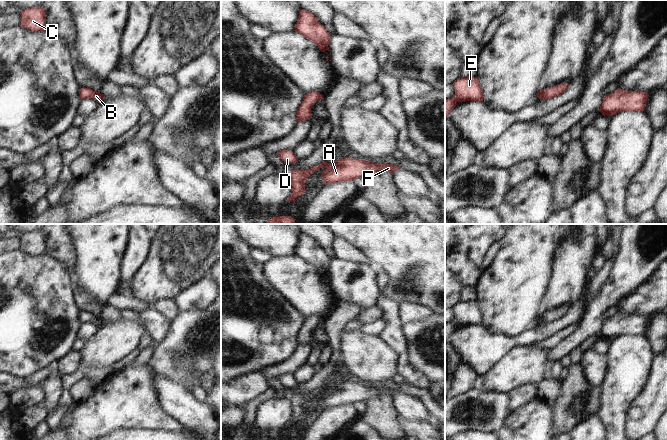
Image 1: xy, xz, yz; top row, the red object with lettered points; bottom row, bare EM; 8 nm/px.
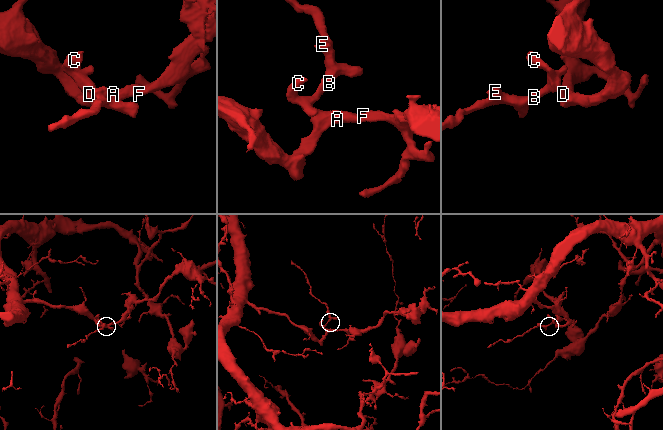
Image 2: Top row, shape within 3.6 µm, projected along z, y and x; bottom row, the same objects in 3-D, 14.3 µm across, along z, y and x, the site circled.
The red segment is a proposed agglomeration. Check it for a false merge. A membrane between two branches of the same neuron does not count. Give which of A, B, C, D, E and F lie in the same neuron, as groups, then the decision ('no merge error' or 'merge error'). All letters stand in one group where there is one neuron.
A B C D E F; no merge error

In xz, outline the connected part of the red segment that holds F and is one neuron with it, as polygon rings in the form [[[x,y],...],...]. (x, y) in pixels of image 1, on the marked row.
[[[350,157],[338,159],[331,164],[322,162],[307,170],[295,169],[289,173],[292,182],[292,193],[286,201],[295,202],[299,196],[303,195],[307,178],[320,168],[324,169],[321,172],[324,184],[337,183],[339,181],[354,181],[356,178],[365,179],[368,175],[377,172],[387,171],[393,174],[395,171],[401,169],[391,164],[366,162],[364,159],[353,159]]]

